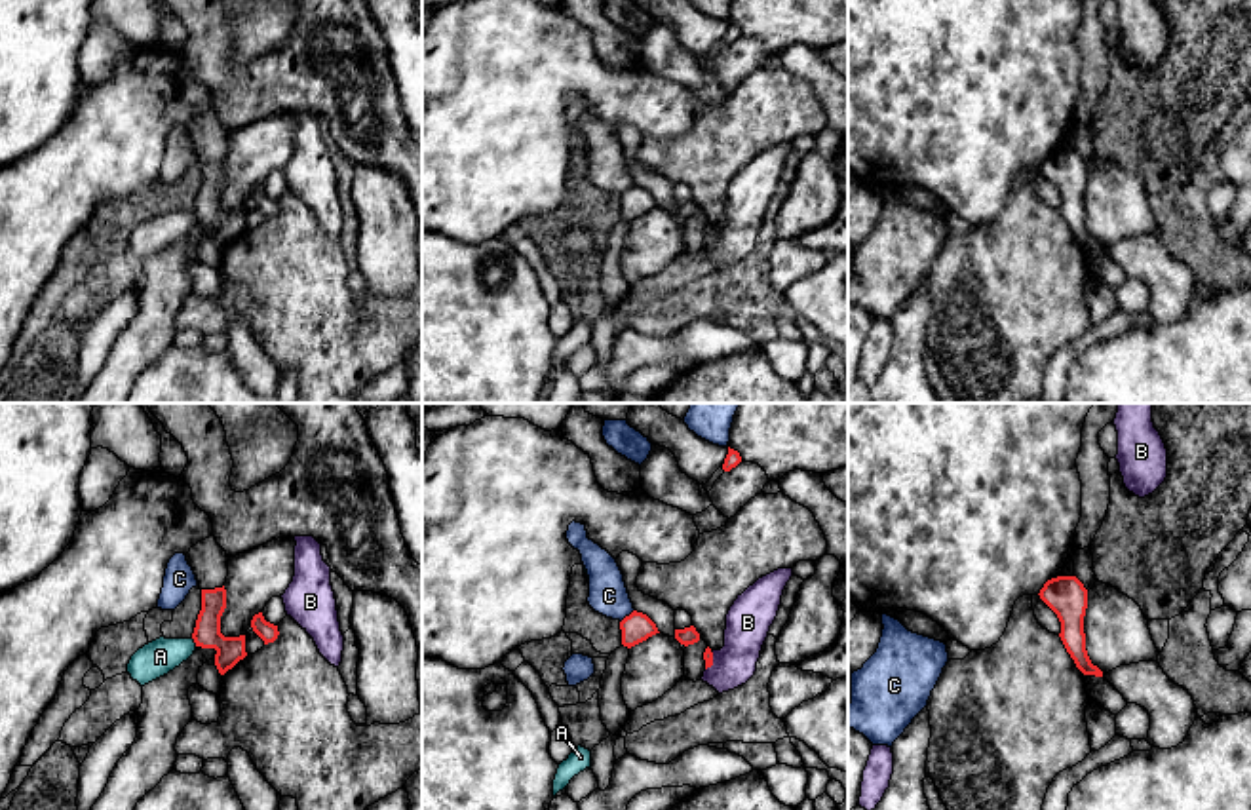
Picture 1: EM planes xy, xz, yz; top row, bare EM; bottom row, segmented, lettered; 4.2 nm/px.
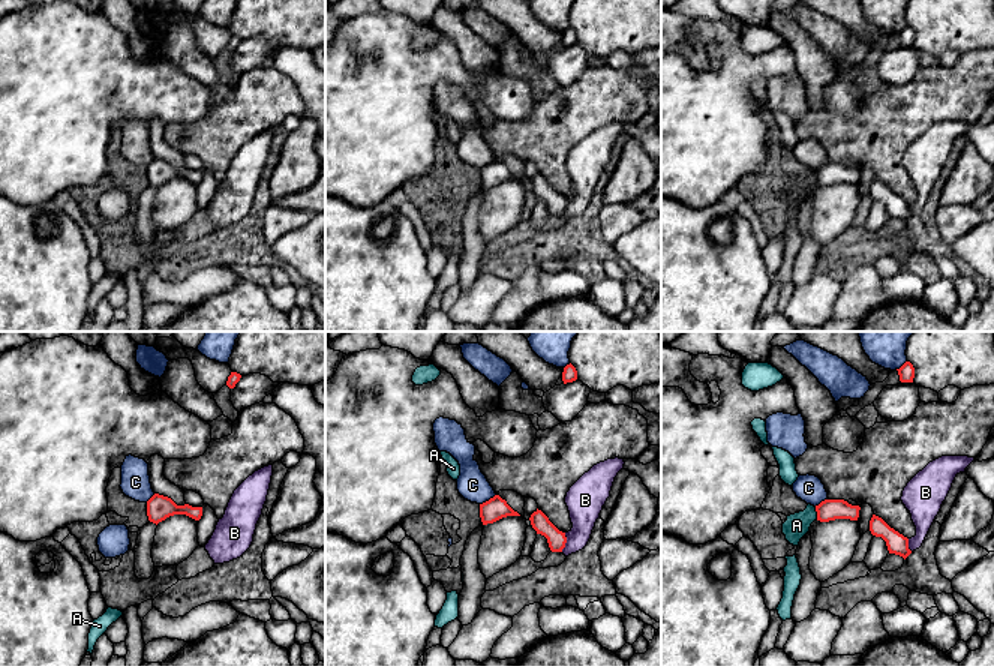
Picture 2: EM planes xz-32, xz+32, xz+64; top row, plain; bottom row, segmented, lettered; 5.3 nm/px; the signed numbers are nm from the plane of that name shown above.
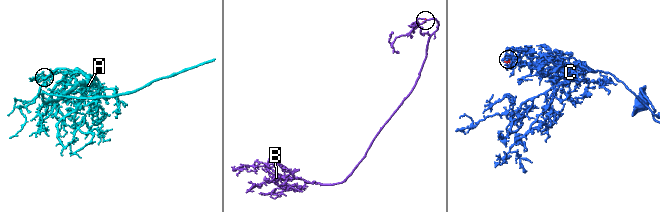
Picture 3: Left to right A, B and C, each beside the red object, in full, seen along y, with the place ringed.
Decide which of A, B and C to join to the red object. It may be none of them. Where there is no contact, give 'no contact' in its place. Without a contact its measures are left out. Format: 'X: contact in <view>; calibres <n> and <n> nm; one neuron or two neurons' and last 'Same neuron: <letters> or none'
A: contact in xy; calibres 110 and 150 nm; two neurons
B: contact in xz; calibres 50 and 190 nm; two neurons
C: contact in xz; calibres 130 and 160 nm; two neurons
Same neuron: none

